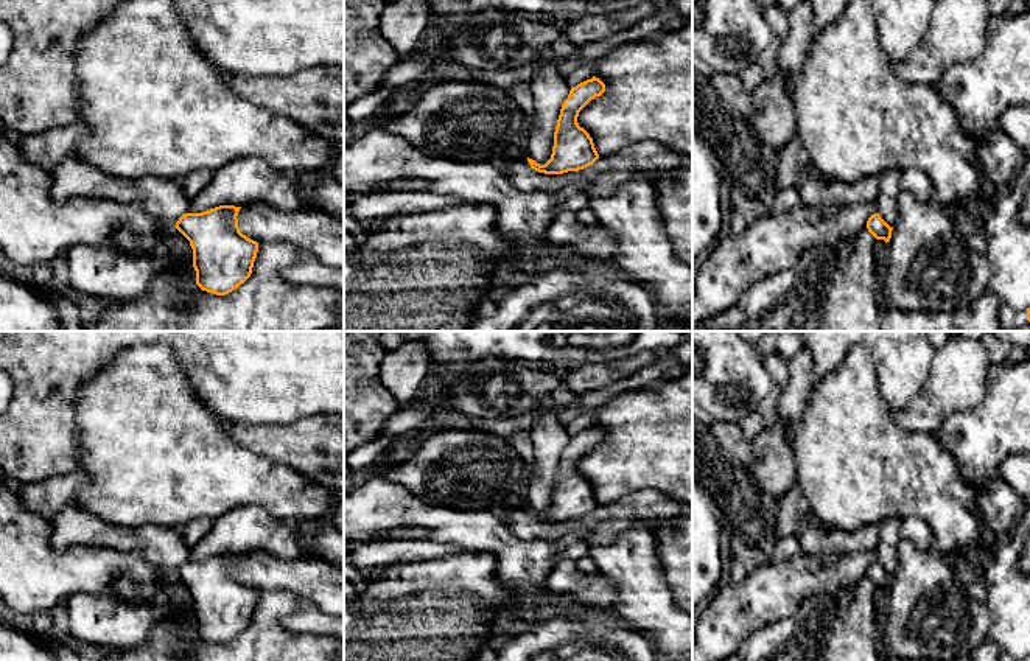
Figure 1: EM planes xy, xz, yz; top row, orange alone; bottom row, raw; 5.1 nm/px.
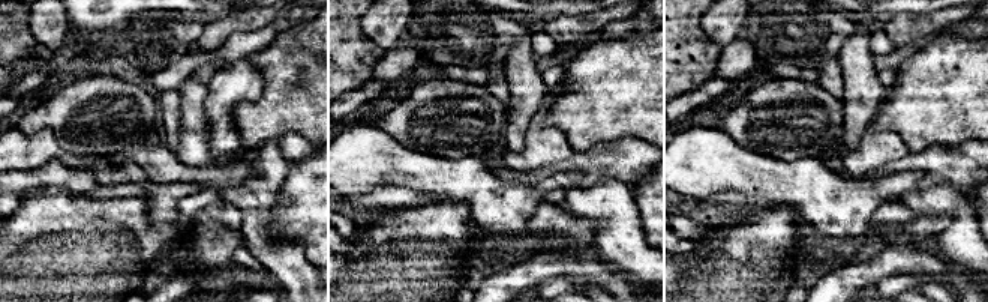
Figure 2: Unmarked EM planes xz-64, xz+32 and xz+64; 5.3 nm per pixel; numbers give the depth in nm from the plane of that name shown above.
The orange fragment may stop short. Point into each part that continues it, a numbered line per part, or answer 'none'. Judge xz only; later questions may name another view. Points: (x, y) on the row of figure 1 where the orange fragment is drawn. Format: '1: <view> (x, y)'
none

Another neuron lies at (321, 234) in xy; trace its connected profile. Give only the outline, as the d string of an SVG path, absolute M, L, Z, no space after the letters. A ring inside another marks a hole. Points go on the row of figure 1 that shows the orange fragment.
M257 202L241 207L236 218L240 232L254 241L289 241L322 264L344 269L344 222L330 213L313 207L286 213Z

